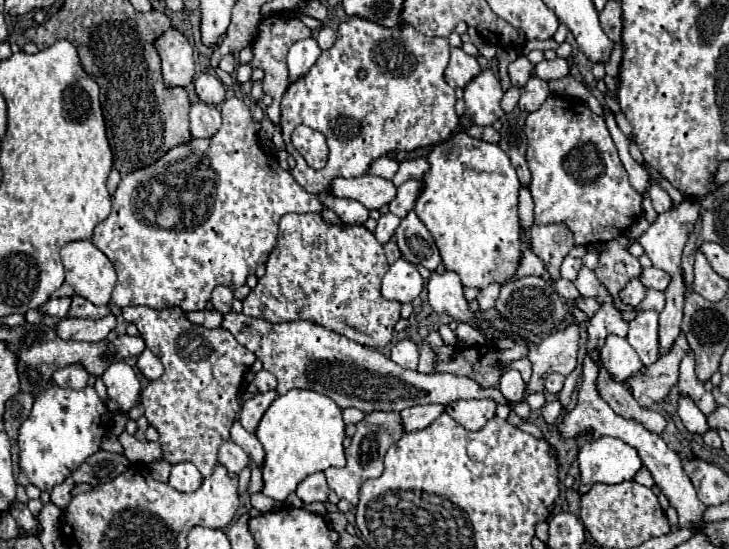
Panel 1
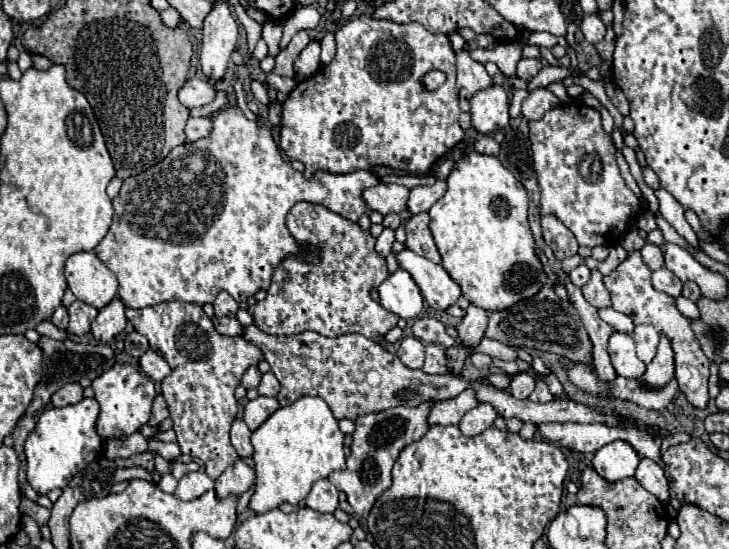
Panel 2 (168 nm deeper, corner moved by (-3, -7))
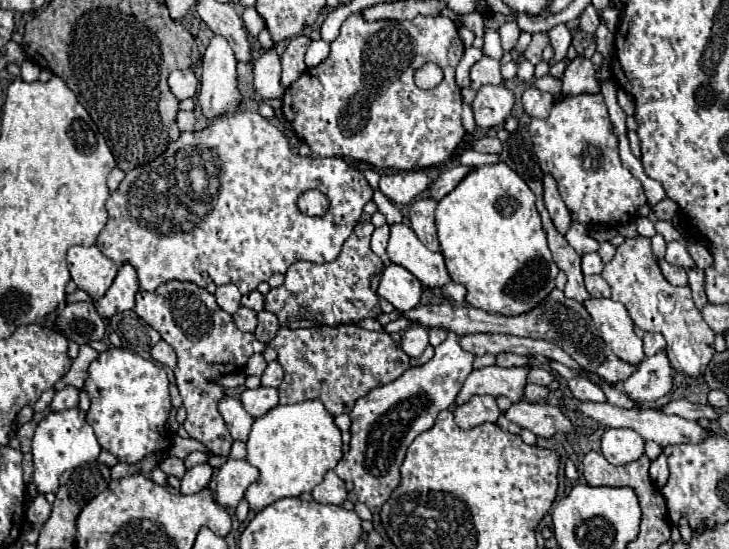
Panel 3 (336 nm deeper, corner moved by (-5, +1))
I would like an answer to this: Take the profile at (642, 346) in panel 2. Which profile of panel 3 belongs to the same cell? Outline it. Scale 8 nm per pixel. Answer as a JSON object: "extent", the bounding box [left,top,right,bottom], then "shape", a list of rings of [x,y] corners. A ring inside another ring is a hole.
{"extent":[643,332,665,356],"shape":[[[645,332],[643,348],[645,348],[645,356],[653,356],[655,352],[665,348],[665,338],[661,334],[657,334],[657,332]]]}

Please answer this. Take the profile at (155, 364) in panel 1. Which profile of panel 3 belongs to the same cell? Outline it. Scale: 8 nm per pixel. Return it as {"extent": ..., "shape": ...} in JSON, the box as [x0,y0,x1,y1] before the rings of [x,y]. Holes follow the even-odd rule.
{"extent":[151,340,177,368],"shape":[[[159,340],[159,342],[151,348],[151,358],[153,358],[155,362],[167,366],[167,368],[175,368],[175,364],[177,364],[177,356],[175,356],[173,348],[171,348],[167,342],[163,342],[163,340]]]}

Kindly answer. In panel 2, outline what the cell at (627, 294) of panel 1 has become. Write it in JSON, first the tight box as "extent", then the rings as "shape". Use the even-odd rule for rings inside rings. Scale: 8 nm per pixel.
{"extent":[603,250,709,408],"shape":[[[633,250],[627,254],[627,258],[609,274],[603,276],[603,284],[611,294],[611,306],[617,312],[627,314],[635,324],[651,324],[657,328],[661,336],[667,336],[671,340],[671,348],[675,354],[675,380],[679,384],[679,390],[689,398],[689,402],[695,408],[707,408],[709,394],[707,394],[707,380],[709,380],[709,358],[701,350],[701,344],[697,342],[691,322],[677,310],[675,298],[659,292],[651,286],[651,270],[643,262],[641,252]]]}

